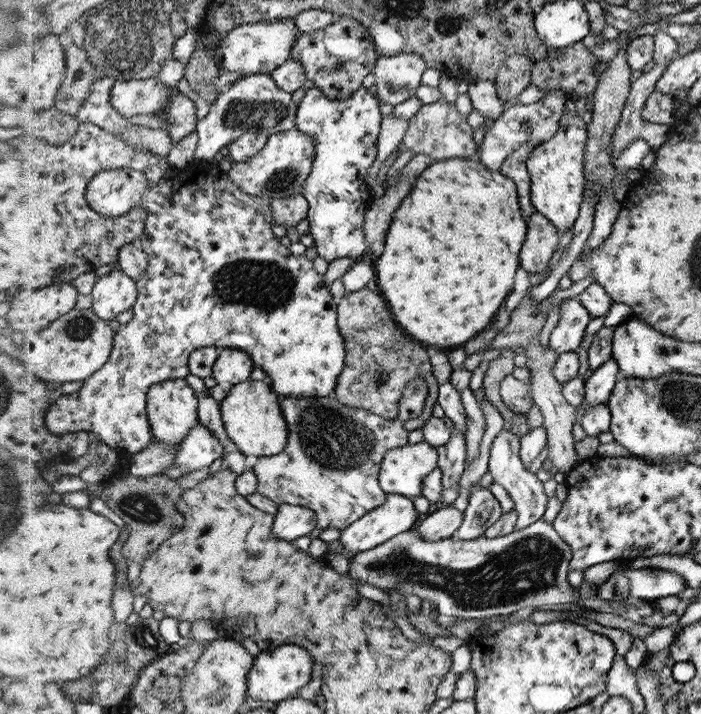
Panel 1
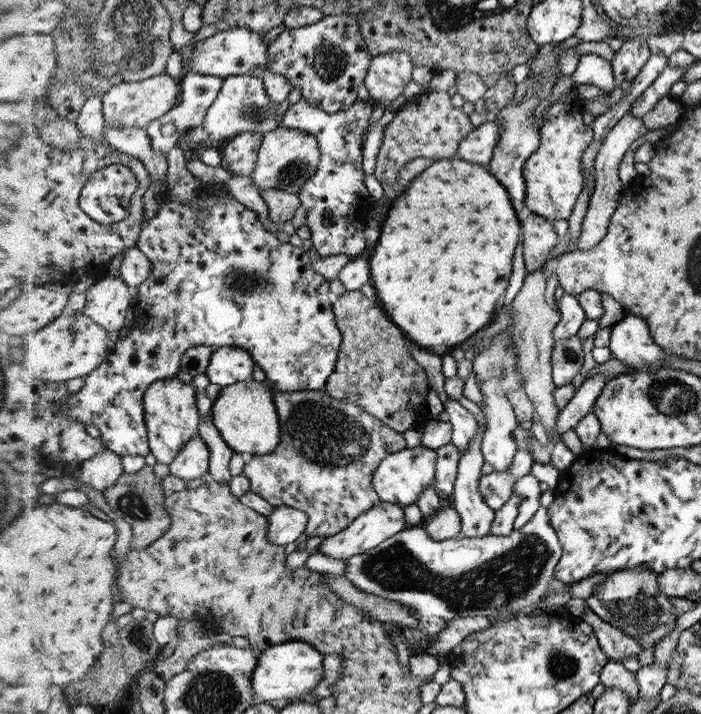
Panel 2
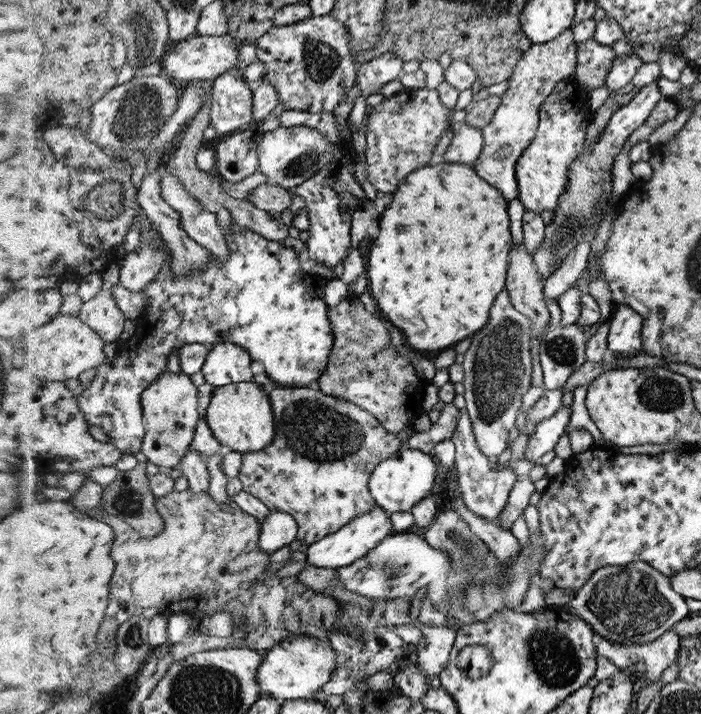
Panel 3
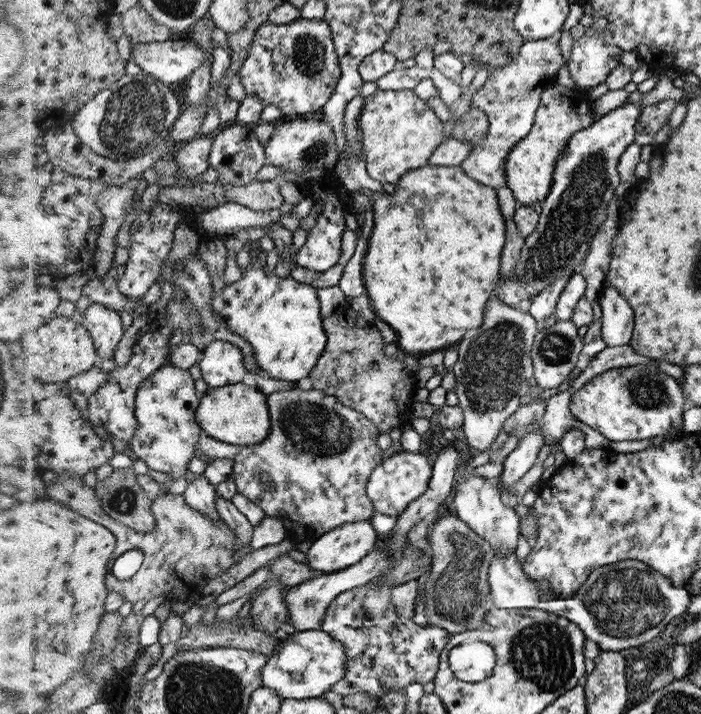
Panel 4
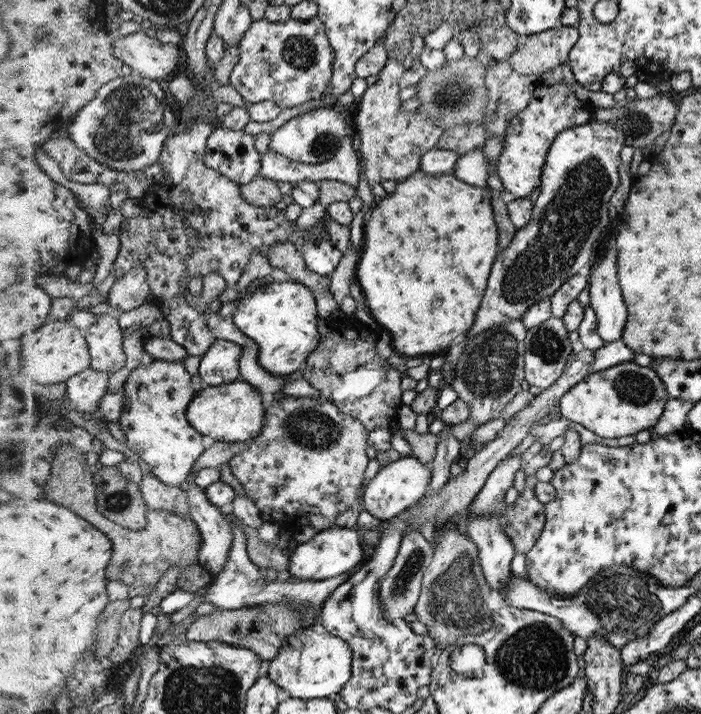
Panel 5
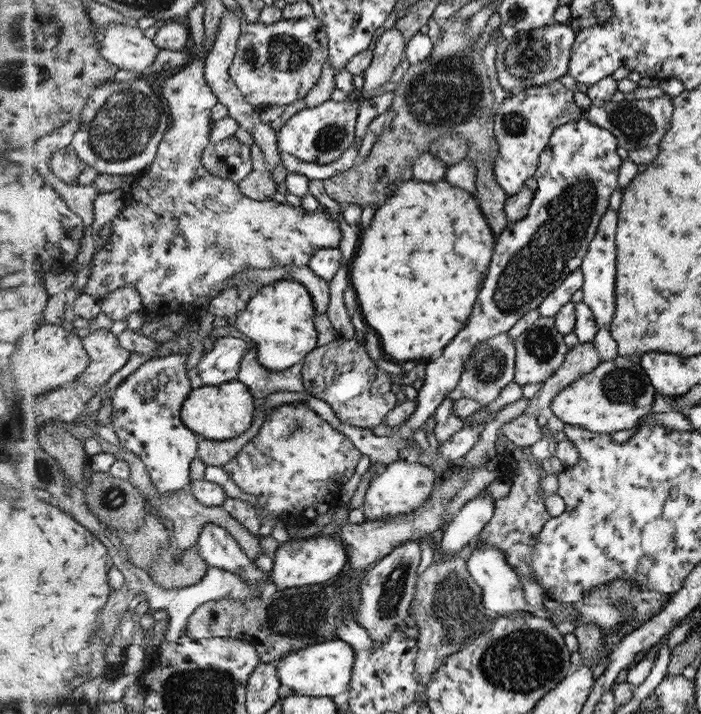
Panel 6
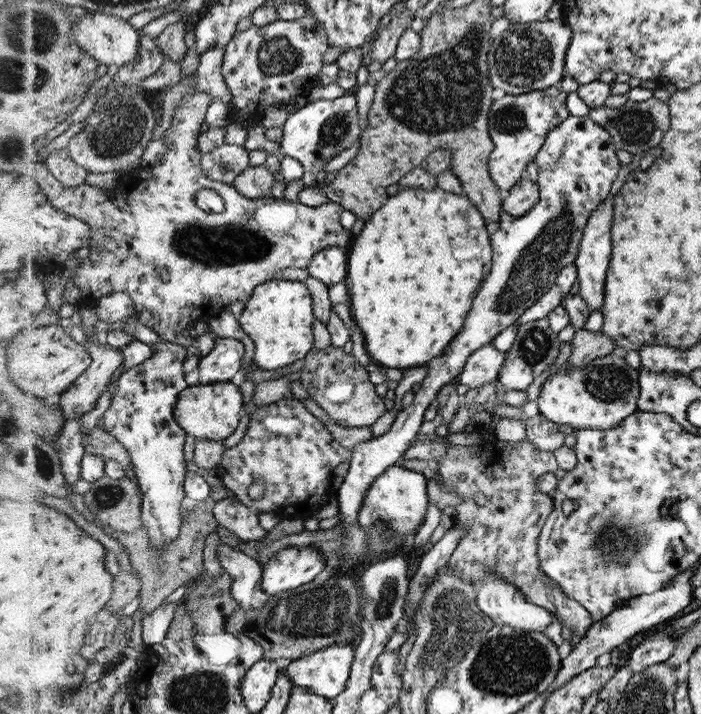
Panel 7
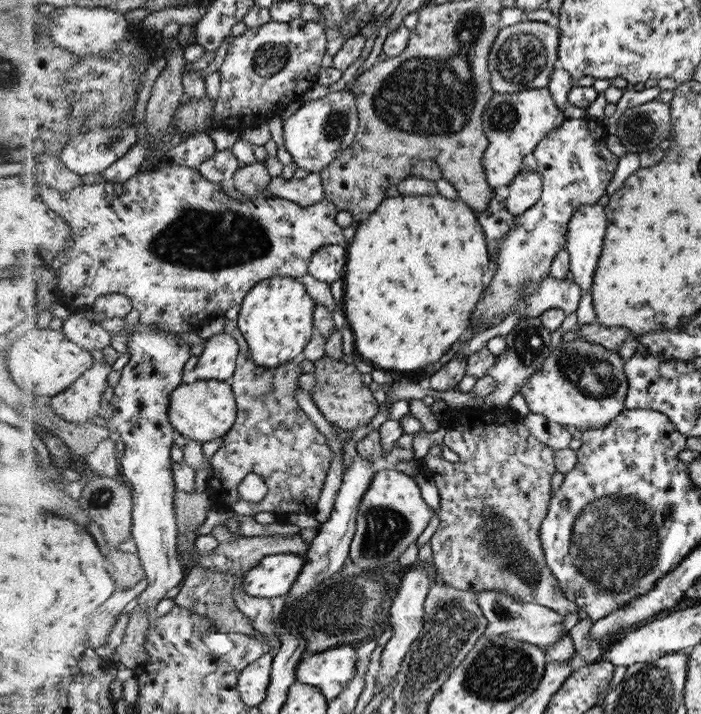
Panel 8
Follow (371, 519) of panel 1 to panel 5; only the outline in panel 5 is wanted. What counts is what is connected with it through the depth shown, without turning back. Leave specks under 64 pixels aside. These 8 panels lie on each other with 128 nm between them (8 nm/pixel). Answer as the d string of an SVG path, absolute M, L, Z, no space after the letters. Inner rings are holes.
M332 526L329 529L318 532L305 543L300 543L289 555L288 573L290 581L318 581L334 578L346 572L352 571L361 564L364 556L362 547L363 539L358 529L348 529L342 526Z

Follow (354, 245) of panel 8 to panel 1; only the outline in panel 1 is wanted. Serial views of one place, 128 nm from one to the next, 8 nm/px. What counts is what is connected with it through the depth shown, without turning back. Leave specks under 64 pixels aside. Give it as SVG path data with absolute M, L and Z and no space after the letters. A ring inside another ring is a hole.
M449 158L446 160L435 161L428 168L425 168L414 181L414 188L410 189L410 194L402 200L400 208L393 212L390 228L386 232L386 246L384 246L384 254L380 256L380 260L372 258L373 268L376 268L376 280L378 280L378 288L384 294L384 298L388 298L388 304L392 306L392 314L396 314L396 318L400 318L400 326L404 326L404 330L408 330L408 334L412 334L416 340L432 344L432 346L458 348L458 344L465 344L466 340L474 338L480 334L496 316L496 312L500 310L504 298L512 292L514 286L514 274L518 270L518 254L520 254L520 244L524 244L527 240L527 221L523 217L522 207L519 203L519 193L516 183L501 172L492 171L484 163L475 162L470 158Z

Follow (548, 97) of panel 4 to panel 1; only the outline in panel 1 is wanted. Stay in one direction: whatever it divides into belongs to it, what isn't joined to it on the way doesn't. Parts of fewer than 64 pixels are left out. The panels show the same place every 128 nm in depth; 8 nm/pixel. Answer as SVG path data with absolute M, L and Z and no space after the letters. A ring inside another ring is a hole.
M564 109L563 118L559 122L559 132L532 149L527 160L527 169L531 178L532 206L540 214L547 216L560 234L574 226L579 218L583 190L588 181L585 166L588 140L590 140L590 131L582 116L576 115L572 110Z

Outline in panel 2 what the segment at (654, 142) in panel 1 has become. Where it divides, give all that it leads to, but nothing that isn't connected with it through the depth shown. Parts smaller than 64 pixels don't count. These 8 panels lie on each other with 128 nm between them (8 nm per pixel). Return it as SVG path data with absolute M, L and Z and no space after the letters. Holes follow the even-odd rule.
M629 111L608 131L606 138L602 141L598 150L592 150L593 161L591 162L591 167L595 167L595 189L589 198L587 212L581 225L582 234L580 234L578 240L579 250L590 250L596 244L600 243L604 235L606 235L612 215L619 204L618 197L620 191L623 188L618 172L620 161L630 148L630 144L650 131L645 128L640 118L635 118Z

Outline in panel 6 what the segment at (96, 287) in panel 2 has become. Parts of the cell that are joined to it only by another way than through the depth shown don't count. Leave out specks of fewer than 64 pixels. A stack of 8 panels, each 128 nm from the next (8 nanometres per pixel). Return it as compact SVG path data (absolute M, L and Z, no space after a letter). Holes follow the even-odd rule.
M95 327L84 338L84 342L92 359L88 370L81 377L87 386L102 388L130 362L132 351L122 346L119 335L109 330Z

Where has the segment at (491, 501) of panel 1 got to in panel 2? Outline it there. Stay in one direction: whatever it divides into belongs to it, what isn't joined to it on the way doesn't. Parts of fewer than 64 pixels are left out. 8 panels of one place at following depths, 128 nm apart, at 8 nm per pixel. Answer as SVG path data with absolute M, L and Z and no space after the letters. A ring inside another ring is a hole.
M462 397L459 403L466 407L477 418L479 422L479 432L474 438L474 441L468 445L468 449L461 454L461 460L459 461L457 468L457 478L454 484L452 498L454 498L454 510L459 512L462 516L461 521L461 534L468 538L480 538L482 536L488 536L491 534L491 524L495 518L495 511L484 503L484 497L481 495L481 468L485 461L481 452L482 438L484 438L485 431L485 418L479 406L472 400L466 397Z

